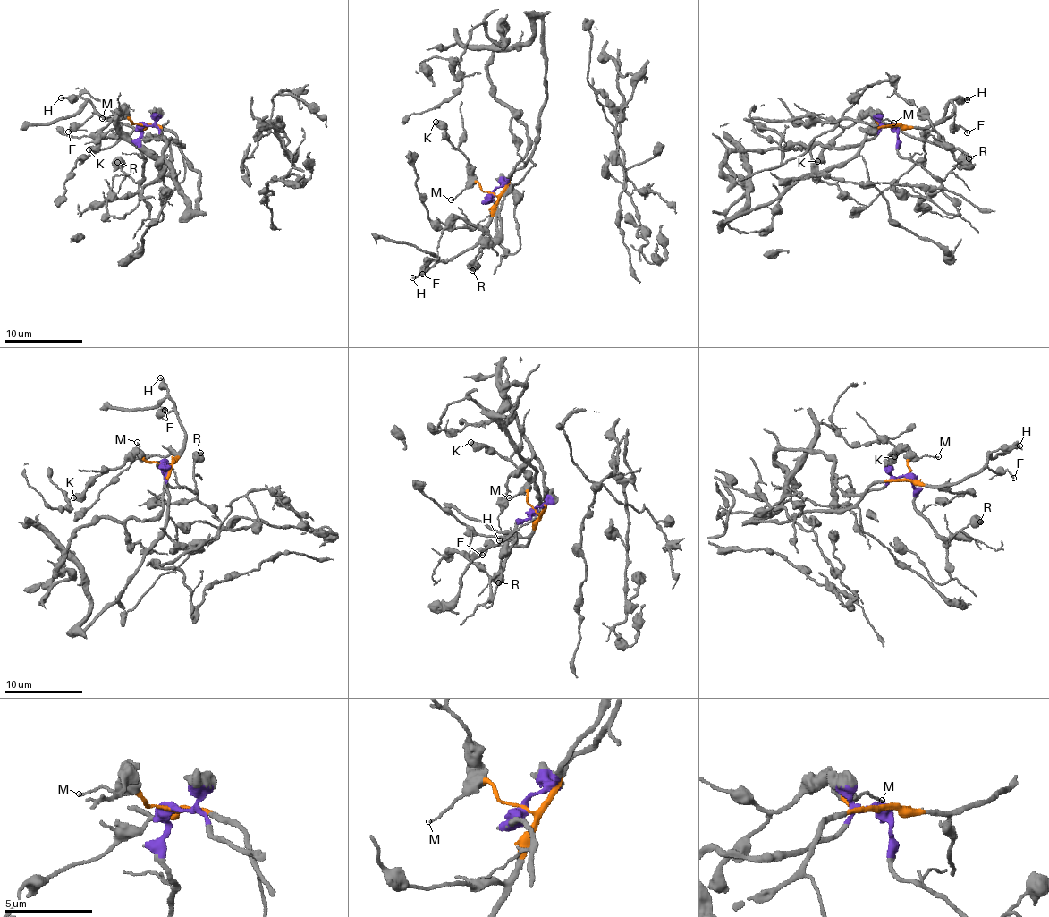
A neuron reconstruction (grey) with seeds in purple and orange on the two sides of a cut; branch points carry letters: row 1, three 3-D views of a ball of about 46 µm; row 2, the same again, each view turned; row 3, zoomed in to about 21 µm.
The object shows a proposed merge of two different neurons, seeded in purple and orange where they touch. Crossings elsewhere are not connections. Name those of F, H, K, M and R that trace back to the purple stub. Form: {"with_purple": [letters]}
{"with_purple": ["R"]}

